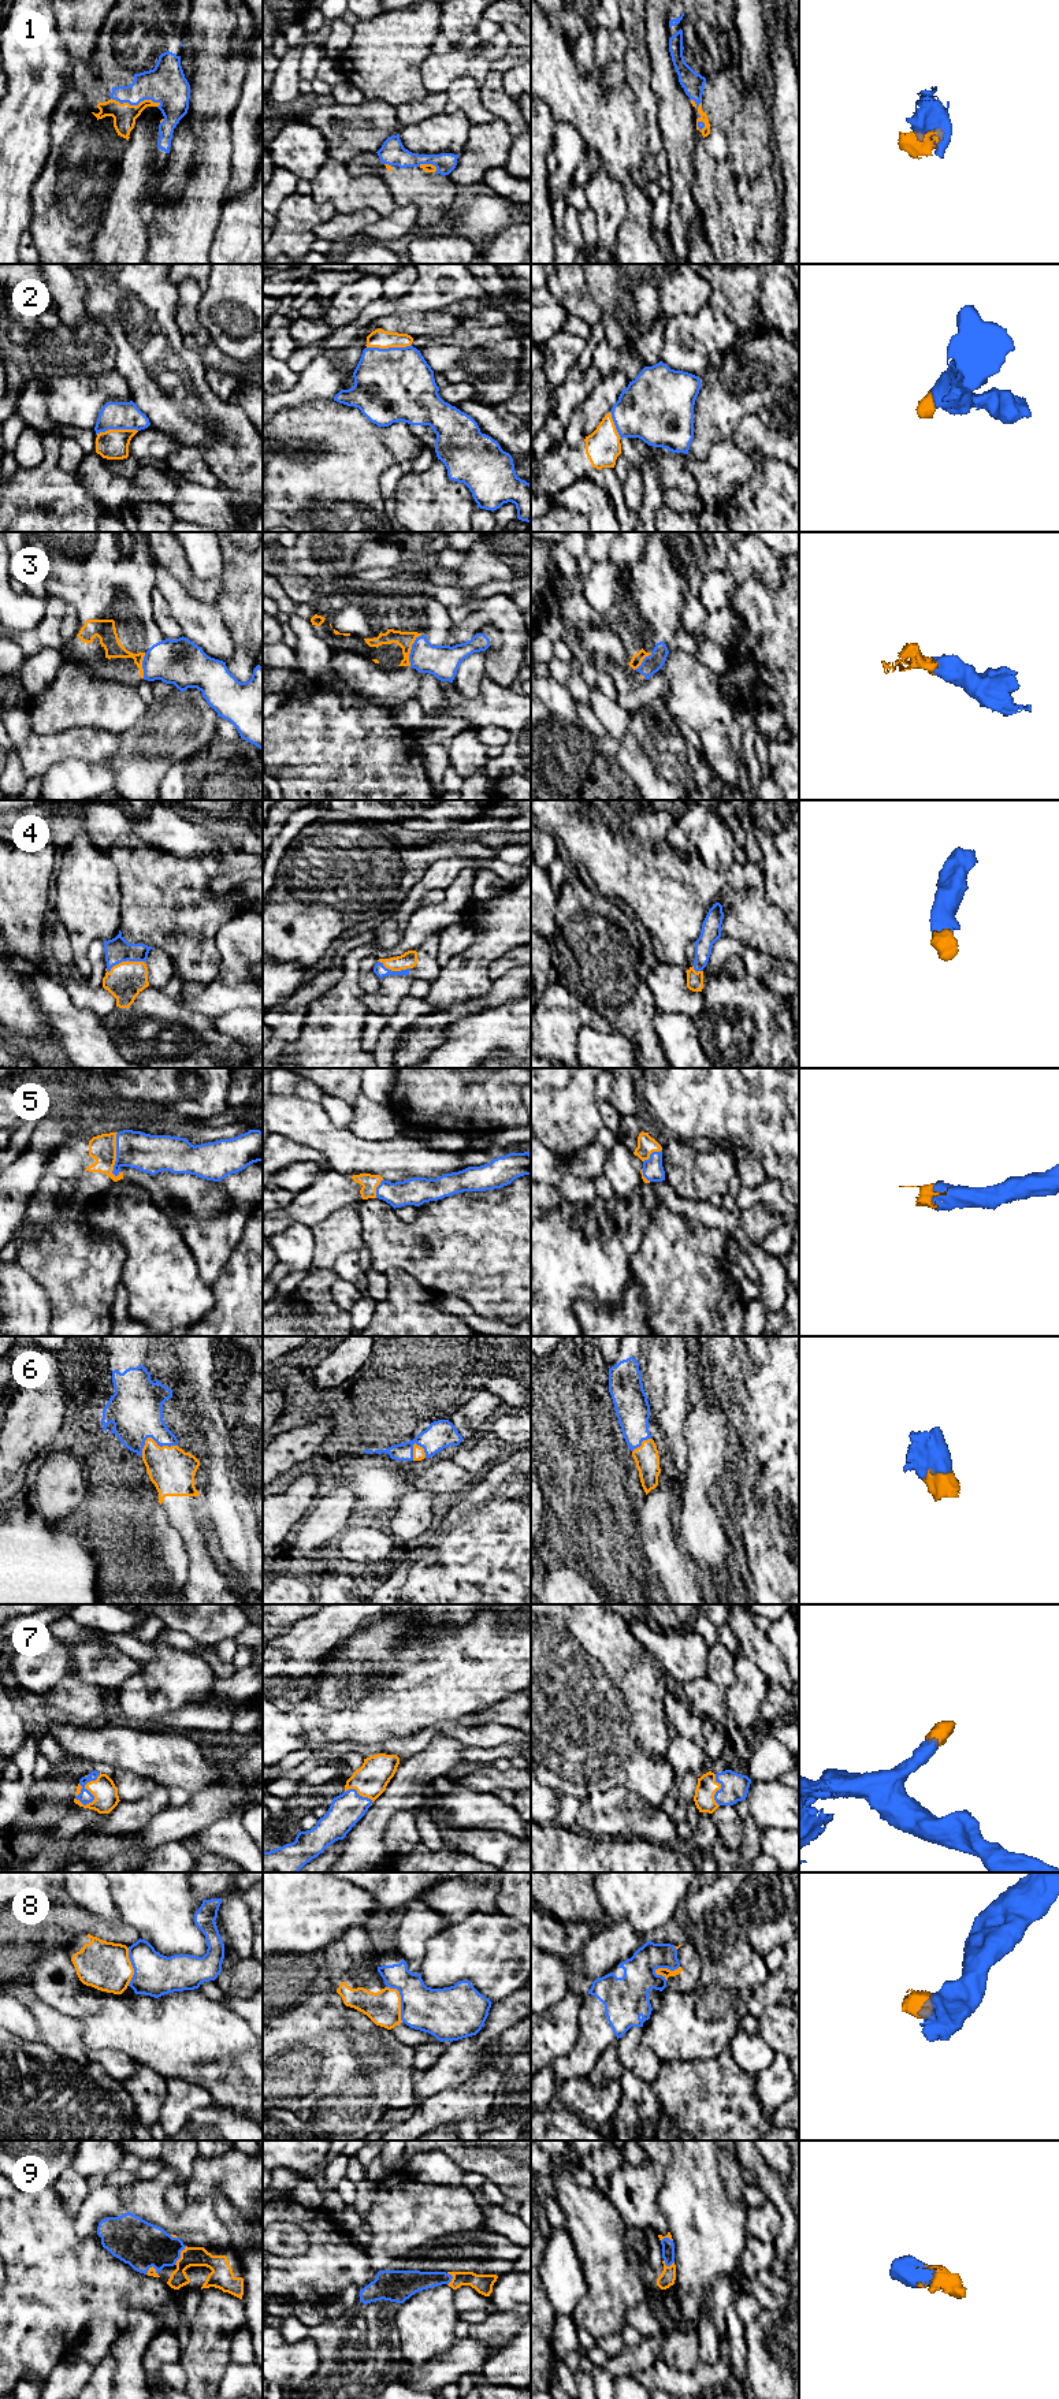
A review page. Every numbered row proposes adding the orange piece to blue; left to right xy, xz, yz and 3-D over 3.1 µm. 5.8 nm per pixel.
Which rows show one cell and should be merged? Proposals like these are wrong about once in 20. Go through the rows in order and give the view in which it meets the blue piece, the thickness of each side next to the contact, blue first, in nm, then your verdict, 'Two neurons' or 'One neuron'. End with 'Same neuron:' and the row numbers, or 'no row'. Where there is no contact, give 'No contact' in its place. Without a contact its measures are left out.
1: Touches blue in xy. Thickness 240 nm (blue) against 140 nm. One neuron
2: Touches blue in xz. Thickness 440 nm (blue) against 110 nm. One neuron
3: Touches blue in xz. Thickness 190 nm (blue) against 100 nm. One neuron
4: Touches blue in xy. Thickness 150 nm (blue) against 220 nm. One neuron
5: Touches blue in xy. Thickness 220 nm (blue) against 160 nm. One neuron
6: Touches blue in xy. Thickness 320 nm (blue) against 260 nm. One neuron
7: Touches blue in xy. Thickness 80 nm (blue) against 140 nm. One neuron
8: Touches blue in xz. Thickness 280 nm (blue) against 200 nm. Two neurons
9: Touches blue in xy. Thickness 280 nm (blue) against 120 nm. One neuron
Same neuron: 1, 2, 3, 4, 5, 6, 7, 9

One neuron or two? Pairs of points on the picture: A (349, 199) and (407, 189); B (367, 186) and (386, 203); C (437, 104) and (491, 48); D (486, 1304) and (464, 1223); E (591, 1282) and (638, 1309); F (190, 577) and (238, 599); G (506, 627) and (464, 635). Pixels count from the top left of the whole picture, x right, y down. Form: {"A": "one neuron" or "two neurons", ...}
{"A": "two neurons", "B": "one neuron", "C": "two neurons", "D": "one neuron", "E": "two neurons", "F": "two neurons", "G": "one neuron"}

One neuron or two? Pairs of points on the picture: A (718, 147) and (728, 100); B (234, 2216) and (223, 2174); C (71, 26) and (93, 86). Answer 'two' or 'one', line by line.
A: one
B: two
C: two

